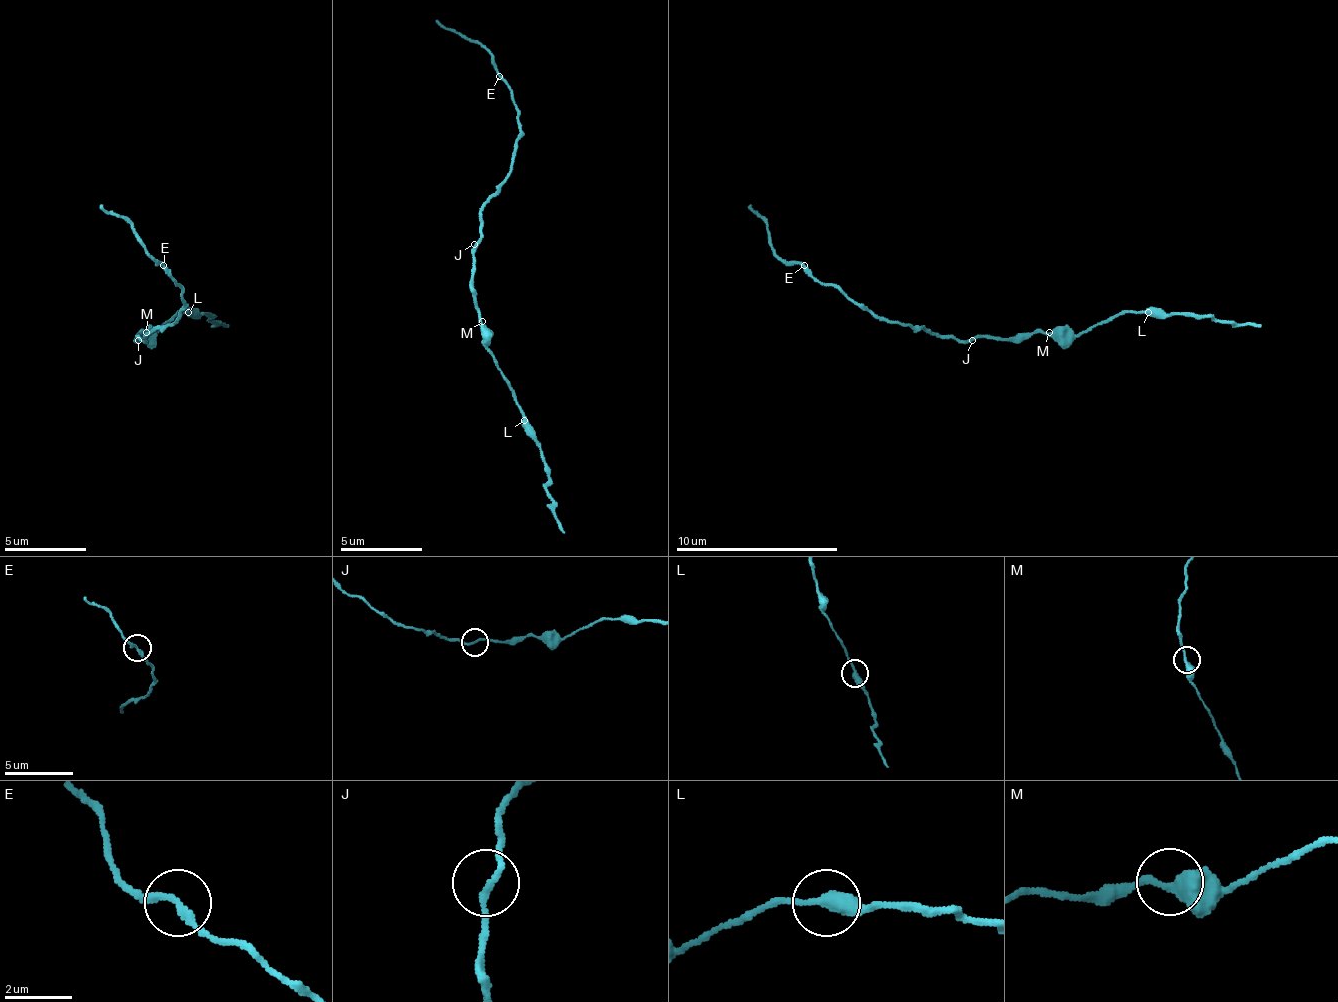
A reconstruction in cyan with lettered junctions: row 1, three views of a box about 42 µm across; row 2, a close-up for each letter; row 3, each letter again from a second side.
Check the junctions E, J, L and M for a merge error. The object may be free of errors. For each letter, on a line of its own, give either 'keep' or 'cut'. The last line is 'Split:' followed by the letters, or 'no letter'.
E: keep
J: keep
L: cut
M: keep
Split: L

